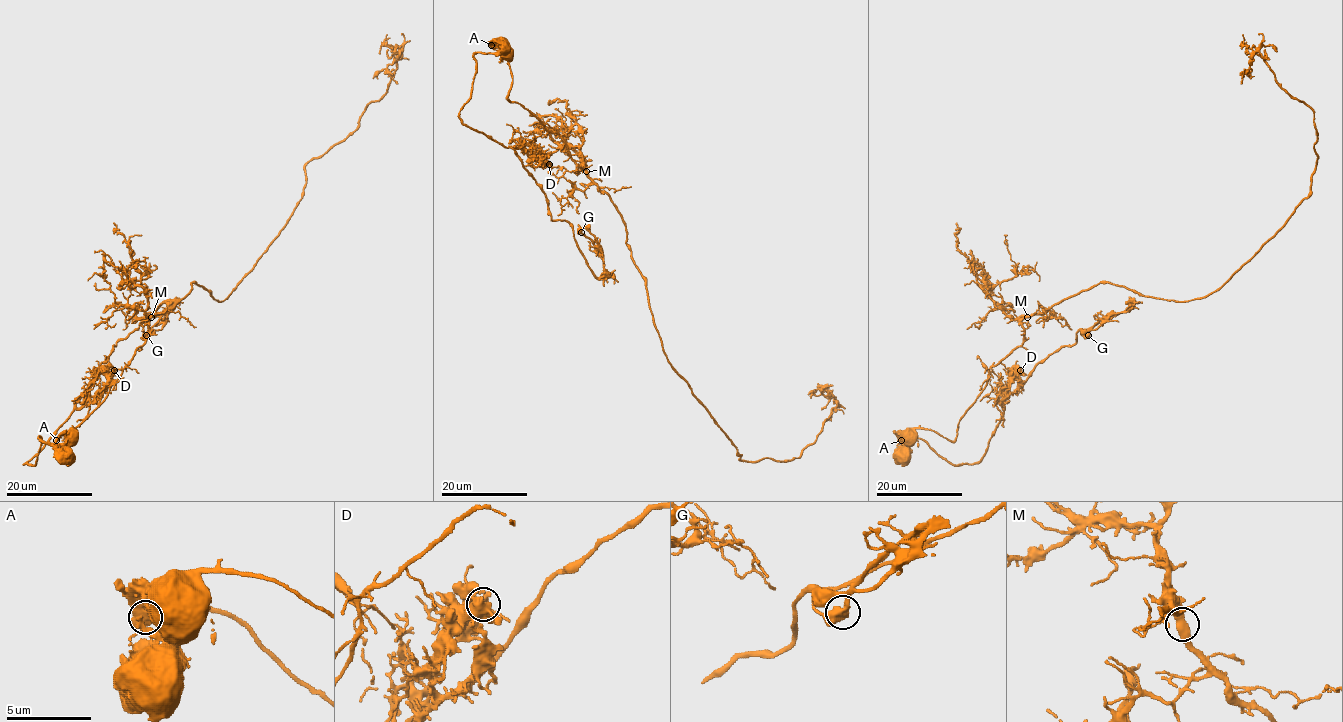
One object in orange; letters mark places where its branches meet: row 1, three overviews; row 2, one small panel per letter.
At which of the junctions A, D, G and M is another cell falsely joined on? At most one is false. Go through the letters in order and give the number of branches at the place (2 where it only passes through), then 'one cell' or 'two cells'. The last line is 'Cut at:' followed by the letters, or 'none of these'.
A: 2 | two cells
D: 3 | one cell
G: 2 | one cell
M: 2 | one cell
Cut at: A

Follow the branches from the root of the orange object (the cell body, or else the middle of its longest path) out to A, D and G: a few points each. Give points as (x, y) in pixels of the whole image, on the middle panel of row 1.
A: (628, 244), (626, 225), (616, 205), (586, 168), (571, 157), (561, 137), (509, 101), (509, 62), (491, 45)
D: (628, 244), (626, 225), (611, 198), (586, 168), (571, 157), (561, 136), (544, 128), (529, 143), (549, 164)
G: (628, 244), (616, 205), (556, 131), (511, 147), (551, 218), (570, 225), (600, 278), (603, 256), (581, 232)

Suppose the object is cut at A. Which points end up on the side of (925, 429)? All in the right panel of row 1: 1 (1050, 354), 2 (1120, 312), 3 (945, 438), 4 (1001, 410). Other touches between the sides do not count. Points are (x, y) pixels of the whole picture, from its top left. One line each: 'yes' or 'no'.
1: no
2: no
3: yes
4: no

